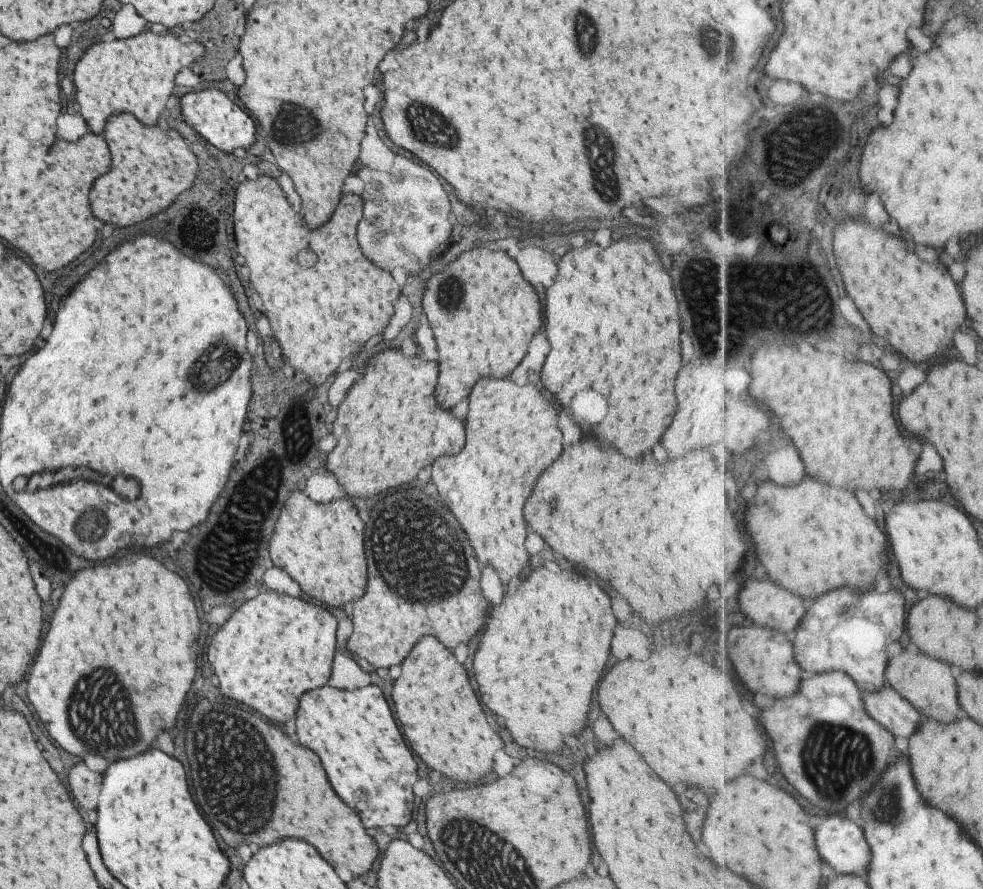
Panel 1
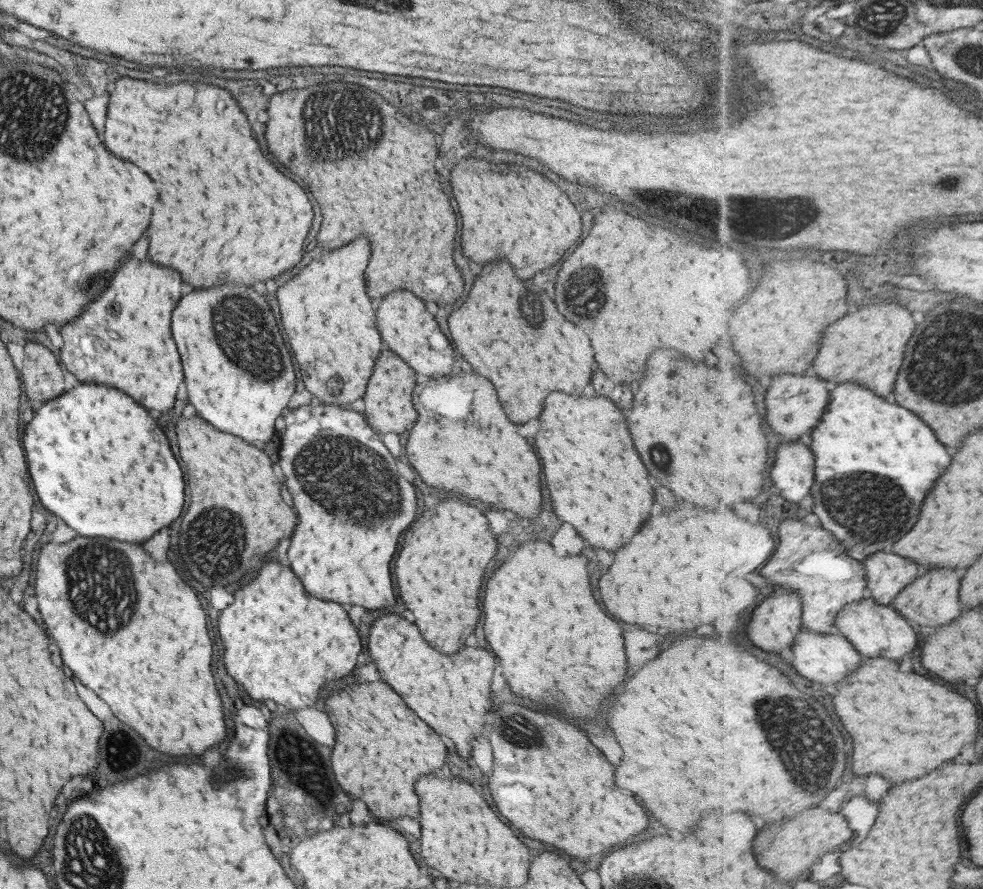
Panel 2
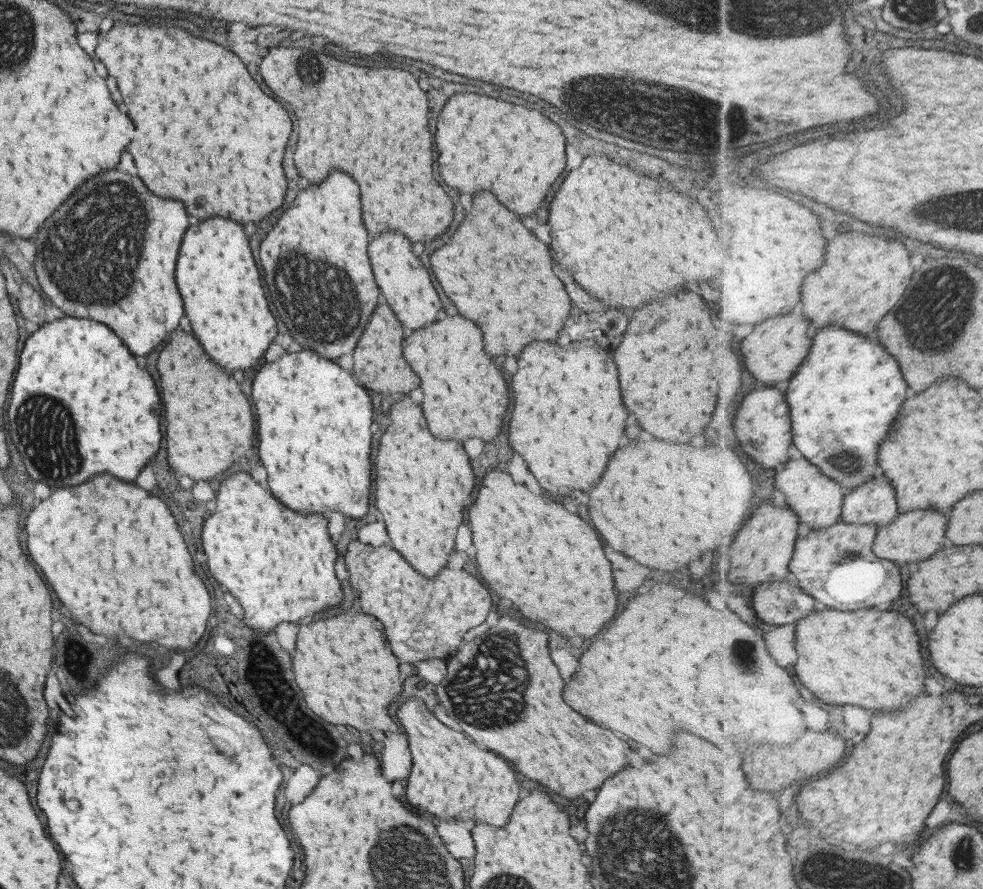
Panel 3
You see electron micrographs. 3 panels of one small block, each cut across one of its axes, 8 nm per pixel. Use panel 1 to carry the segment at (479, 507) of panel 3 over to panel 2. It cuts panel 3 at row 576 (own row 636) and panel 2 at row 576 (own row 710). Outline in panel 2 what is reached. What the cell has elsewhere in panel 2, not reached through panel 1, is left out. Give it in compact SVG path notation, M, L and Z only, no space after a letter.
M513 552L513 554L515 556L505 560L503 566L495 570L495 576L491 576L485 584L485 596L483 596L483 634L485 634L485 640L487 640L489 648L495 652L495 656L503 668L503 678L507 680L507 686L511 688L511 692L515 692L515 696L529 698L531 702L539 702L539 704L551 704L557 708L567 708L567 710L559 710L565 714L565 718L587 720L589 716L593 716L597 712L597 706L603 702L603 698L613 694L613 690L625 678L627 664L625 664L623 640L621 640L623 630L617 622L613 622L609 616L605 616L601 606L595 602L595 598L591 594L589 578L587 578L587 560L583 556L561 556L559 558L553 552Z

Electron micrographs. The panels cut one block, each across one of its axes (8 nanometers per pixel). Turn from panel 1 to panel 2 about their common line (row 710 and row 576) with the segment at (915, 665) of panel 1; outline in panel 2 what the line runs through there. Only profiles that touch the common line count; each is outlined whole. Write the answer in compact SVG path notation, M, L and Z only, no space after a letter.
M931 570L925 576L921 574L898 596L891 604L903 616L913 620L921 626L933 626L933 628L941 628L947 626L951 622L955 622L957 618L963 614L963 604L959 600L959 590L961 590L961 578L955 570Z

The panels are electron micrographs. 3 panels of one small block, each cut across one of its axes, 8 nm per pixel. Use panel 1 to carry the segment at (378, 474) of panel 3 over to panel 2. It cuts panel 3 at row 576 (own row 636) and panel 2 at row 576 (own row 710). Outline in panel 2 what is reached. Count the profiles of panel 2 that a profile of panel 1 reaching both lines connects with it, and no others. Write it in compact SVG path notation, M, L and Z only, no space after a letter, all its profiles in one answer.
M455 498L439 502L433 510L423 510L421 516L417 516L411 528L403 534L403 544L393 562L393 574L399 588L399 596L403 596L401 602L413 614L413 622L421 630L423 640L427 640L427 644L431 644L431 648L435 648L437 652L457 652L463 646L465 638L473 632L475 622L479 618L477 598L481 590L483 570L487 562L493 558L495 550L497 544L489 534L485 516L477 508L463 504Z

